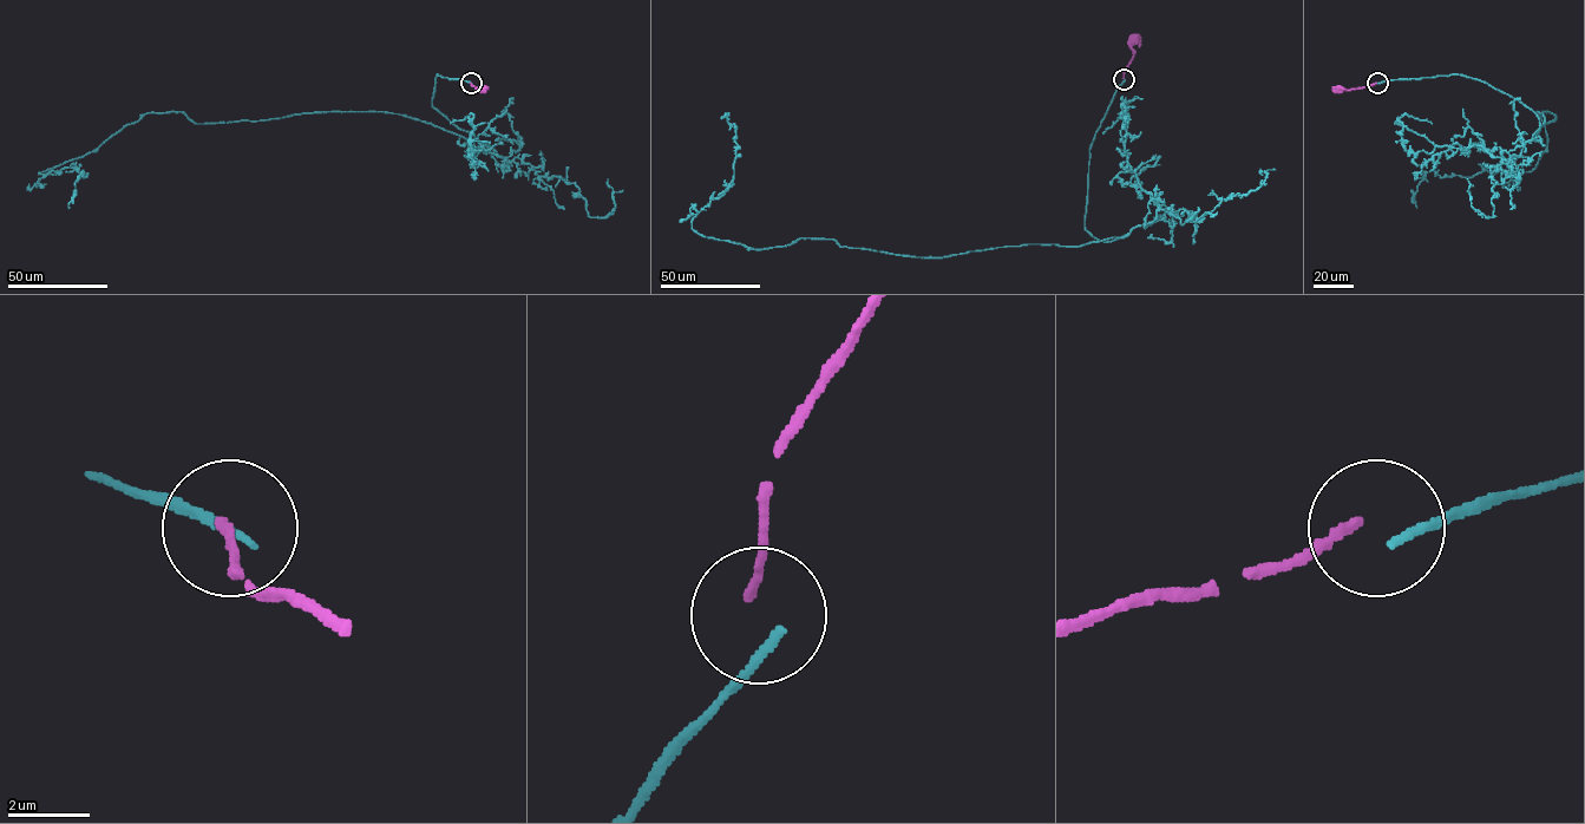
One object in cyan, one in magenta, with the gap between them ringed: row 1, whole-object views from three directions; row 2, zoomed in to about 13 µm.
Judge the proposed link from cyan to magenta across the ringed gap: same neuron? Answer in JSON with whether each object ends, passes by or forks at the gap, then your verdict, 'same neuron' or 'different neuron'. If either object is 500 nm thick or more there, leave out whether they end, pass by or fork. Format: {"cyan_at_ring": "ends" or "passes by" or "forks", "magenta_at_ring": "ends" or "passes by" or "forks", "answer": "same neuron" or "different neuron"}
{"cyan_at_ring": "ends", "magenta_at_ring": "ends", "answer": "different neuron"}

